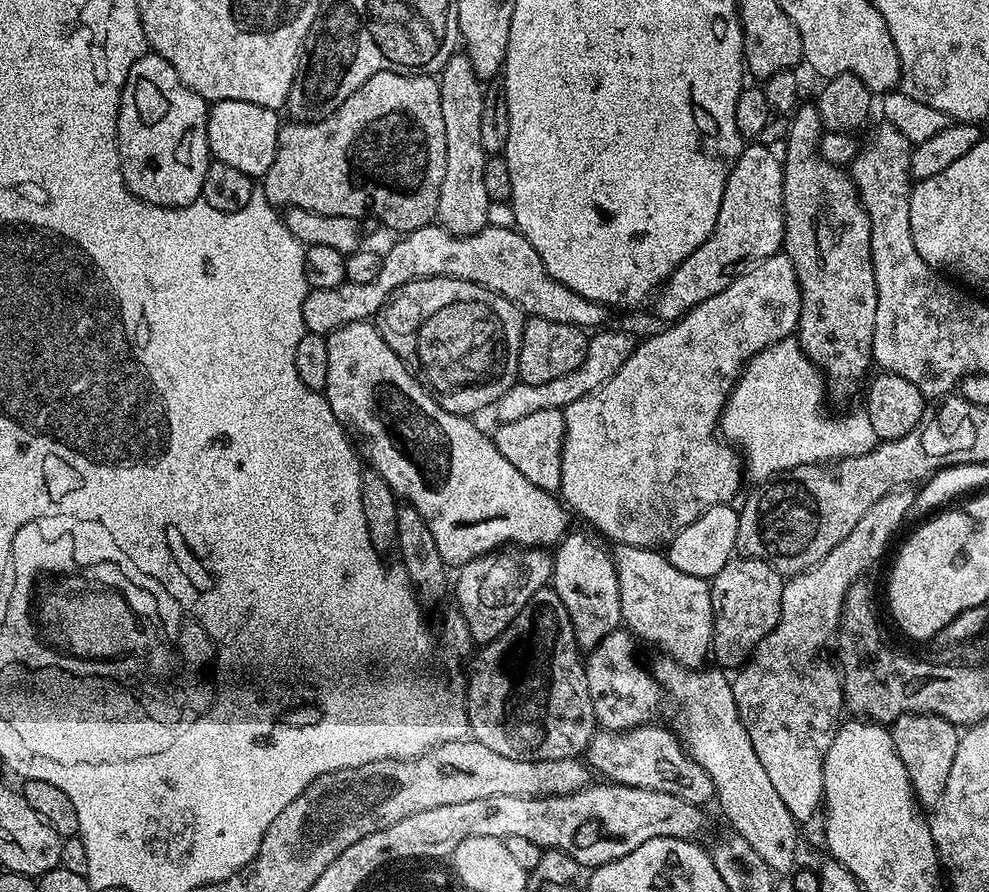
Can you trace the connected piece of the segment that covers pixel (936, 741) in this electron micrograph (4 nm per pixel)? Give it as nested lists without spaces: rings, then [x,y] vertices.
[[[912,712],[909,716],[899,716],[897,720],[893,720],[890,731],[894,750],[898,758],[902,758],[902,766],[906,768],[917,805],[924,810],[935,809],[936,803],[942,798],[946,778],[950,778],[954,754],[958,754],[961,733],[957,725],[951,724],[949,720],[943,720],[941,716],[921,716],[919,712]]]

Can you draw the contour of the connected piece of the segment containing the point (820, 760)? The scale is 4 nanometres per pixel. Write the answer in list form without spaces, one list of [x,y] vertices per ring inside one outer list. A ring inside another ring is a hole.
[[[912,486],[896,488],[893,492],[886,493],[882,498],[878,498],[878,502],[874,502],[874,506],[870,506],[870,510],[866,510],[866,514],[862,514],[862,518],[858,521],[858,526],[854,526],[854,530],[850,530],[850,534],[846,534],[846,538],[842,538],[842,542],[838,542],[838,546],[834,546],[834,550],[830,550],[830,554],[826,554],[826,558],[819,560],[814,566],[810,566],[805,572],[798,572],[795,576],[785,579],[784,589],[782,590],[782,606],[780,607],[780,617],[776,625],[772,627],[772,631],[756,645],[756,649],[752,651],[748,658],[747,664],[743,665],[735,673],[734,679],[731,681],[732,693],[734,694],[734,702],[736,709],[740,715],[742,726],[746,730],[746,734],[750,740],[750,746],[754,746],[754,754],[758,754],[758,762],[762,762],[762,767],[766,769],[766,778],[770,778],[770,783],[774,785],[774,790],[778,794],[778,798],[782,798],[782,802],[786,806],[786,810],[790,810],[790,814],[797,822],[804,822],[812,815],[817,815],[818,809],[822,804],[824,795],[824,756],[828,752],[828,747],[834,735],[834,729],[837,727],[836,707],[841,707],[842,693],[840,690],[840,673],[837,665],[831,659],[824,657],[824,647],[829,647],[830,641],[833,639],[834,633],[840,622],[840,614],[844,608],[844,596],[848,593],[849,588],[861,579],[860,576],[880,555],[884,552],[884,547],[892,540],[892,535],[900,528],[900,523],[905,522],[911,504],[915,500],[917,489]]]

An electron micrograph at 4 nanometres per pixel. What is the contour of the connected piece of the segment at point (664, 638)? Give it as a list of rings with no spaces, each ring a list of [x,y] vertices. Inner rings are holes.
[[[616,544],[614,565],[618,581],[620,618],[633,637],[641,636],[661,648],[665,657],[671,658],[684,668],[700,670],[705,667],[704,659],[709,659],[712,641],[712,603],[710,602],[709,581],[703,576],[682,574],[678,566],[669,562],[663,551],[639,548],[629,544]]]

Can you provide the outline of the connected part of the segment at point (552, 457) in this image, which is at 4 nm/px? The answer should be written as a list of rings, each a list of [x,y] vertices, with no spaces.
[[[561,409],[534,410],[526,418],[514,418],[514,422],[495,425],[496,449],[522,474],[522,478],[534,482],[542,490],[556,494],[560,490],[562,478],[562,446],[564,445],[564,413]]]

